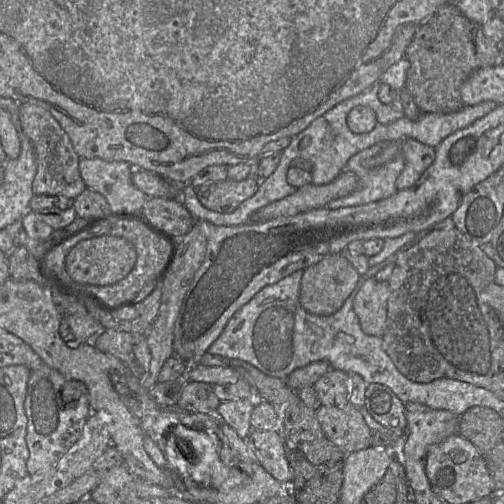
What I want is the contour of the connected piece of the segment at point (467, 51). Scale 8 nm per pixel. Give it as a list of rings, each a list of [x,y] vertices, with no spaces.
[[[445,4],[415,33],[406,49],[409,61],[405,88],[422,113],[448,114],[464,104],[460,87],[475,71],[502,61],[501,45],[488,39],[481,24],[465,17],[456,4]]]

